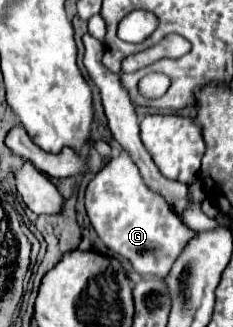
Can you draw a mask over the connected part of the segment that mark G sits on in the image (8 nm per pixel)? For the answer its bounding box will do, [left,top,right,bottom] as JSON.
[86,151,194,277]

